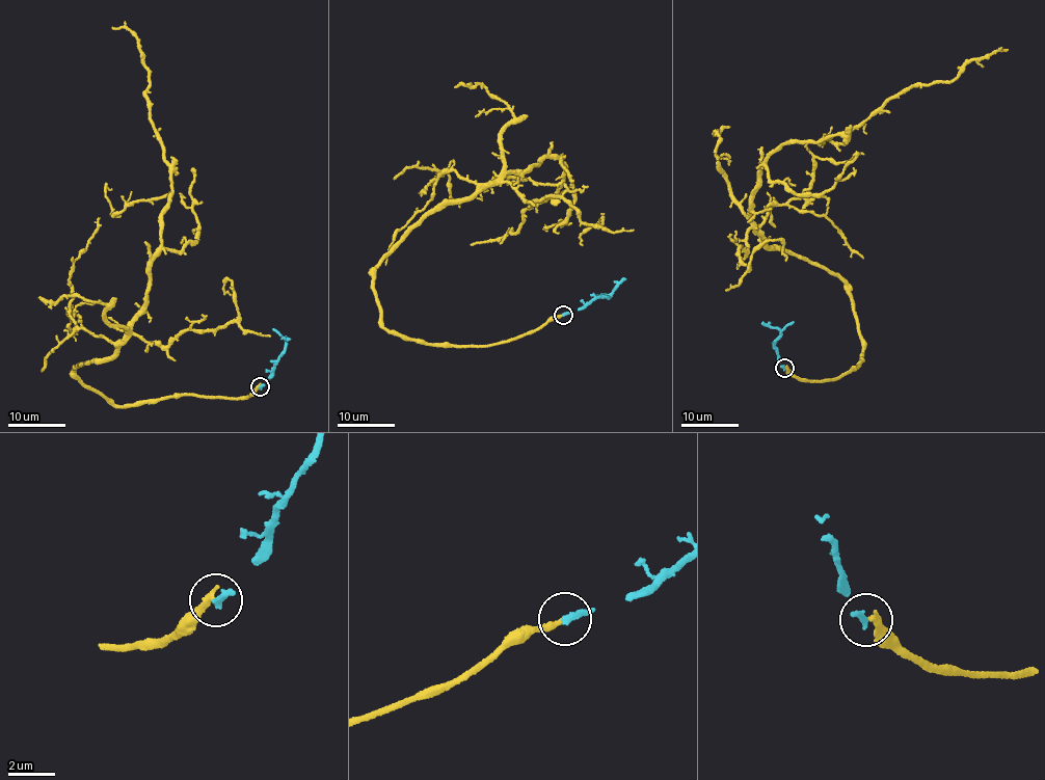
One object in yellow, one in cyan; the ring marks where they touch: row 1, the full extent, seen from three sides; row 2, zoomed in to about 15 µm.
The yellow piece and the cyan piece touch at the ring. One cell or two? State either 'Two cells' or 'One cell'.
Two cells

